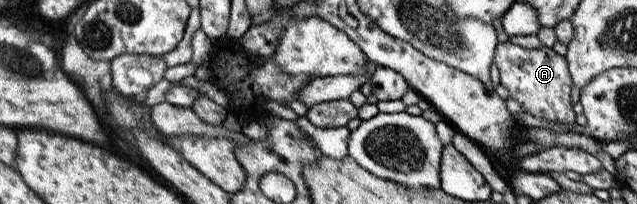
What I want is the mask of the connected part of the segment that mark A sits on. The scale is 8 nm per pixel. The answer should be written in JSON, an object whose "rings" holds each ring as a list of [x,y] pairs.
{"rings":[[[507,40],[497,45],[493,63],[499,71],[500,85],[509,91],[509,97],[521,103],[524,112],[548,121],[576,123],[576,114],[570,104],[574,83],[564,56],[546,46],[526,49]]]}

